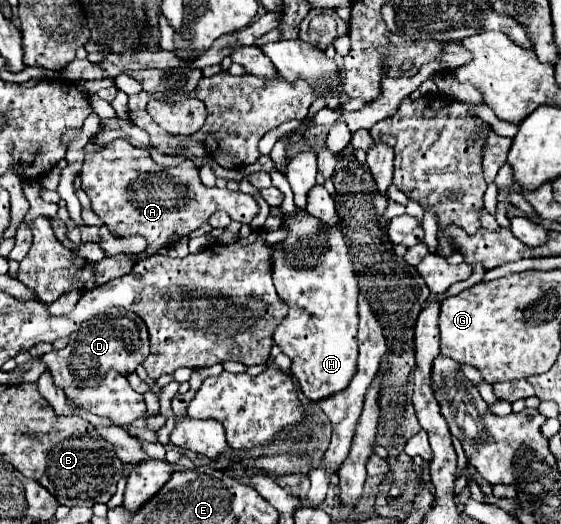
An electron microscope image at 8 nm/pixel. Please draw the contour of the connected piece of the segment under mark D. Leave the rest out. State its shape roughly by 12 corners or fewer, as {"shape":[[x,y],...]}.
{"shape":[[132,312],[100,314],[40,356],[54,386],[96,388],[150,354]]}

